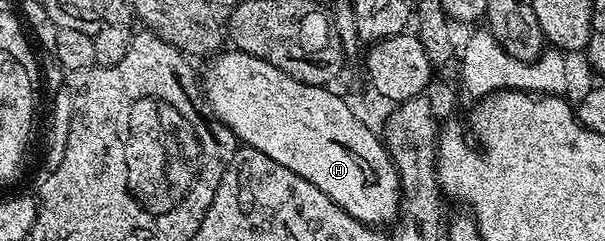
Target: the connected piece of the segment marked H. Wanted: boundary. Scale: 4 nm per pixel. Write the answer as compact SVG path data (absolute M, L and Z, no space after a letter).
M224 49L219 52L211 60L213 62L208 67L208 72L202 75L202 95L209 103L211 114L219 119L225 127L228 127L236 134L237 140L245 147L253 147L262 153L266 153L266 157L270 157L270 161L278 161L278 165L286 165L286 169L290 169L290 173L298 173L298 177L302 177L306 181L310 181L310 185L314 185L318 189L322 189L326 193L326 197L330 197L330 201L334 201L342 208L347 215L354 217L358 221L369 225L384 225L380 223L391 224L400 213L400 178L396 172L396 167L392 164L392 158L388 155L388 151L384 148L383 138L379 134L376 135L352 112L352 107L340 95L335 95L332 89L328 87L315 87L314 85L306 85L302 81L298 81L294 77L290 77L286 73L282 73L282 69L274 69L274 65L270 65L270 61L262 61L258 57L254 57L245 51L237 51L235 49Z

